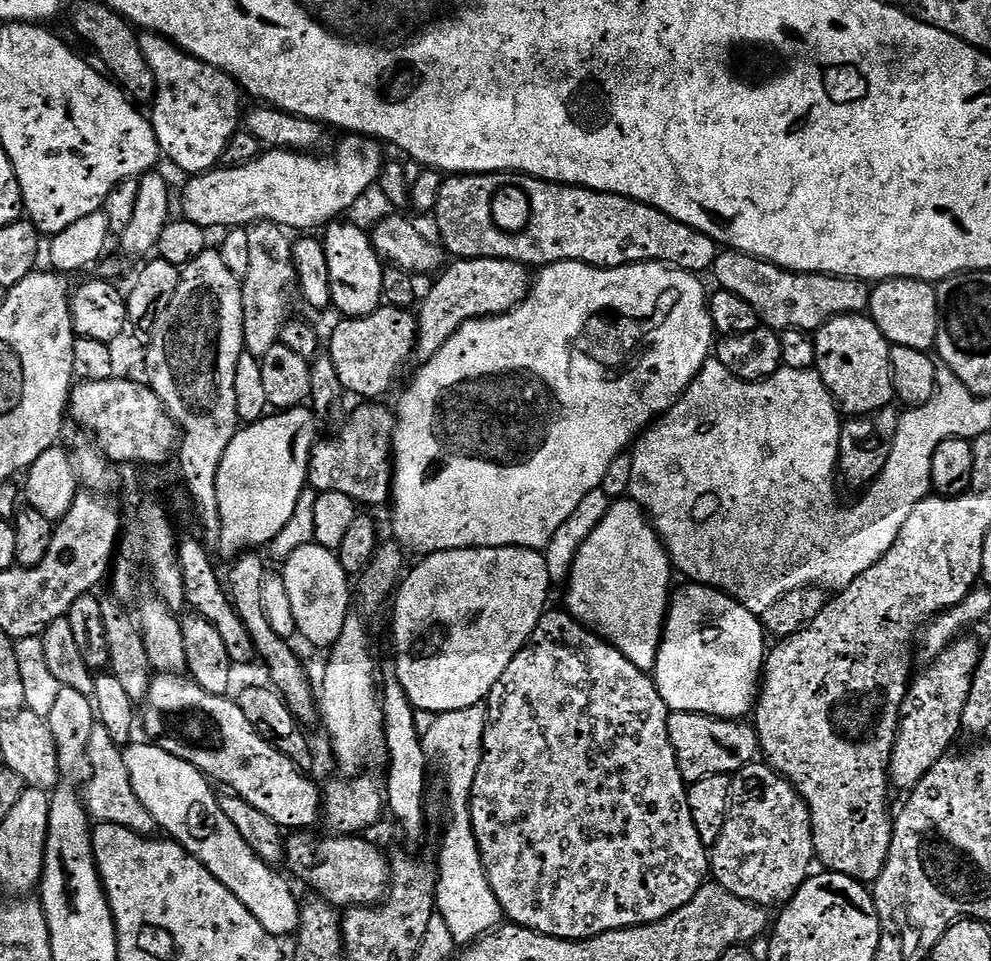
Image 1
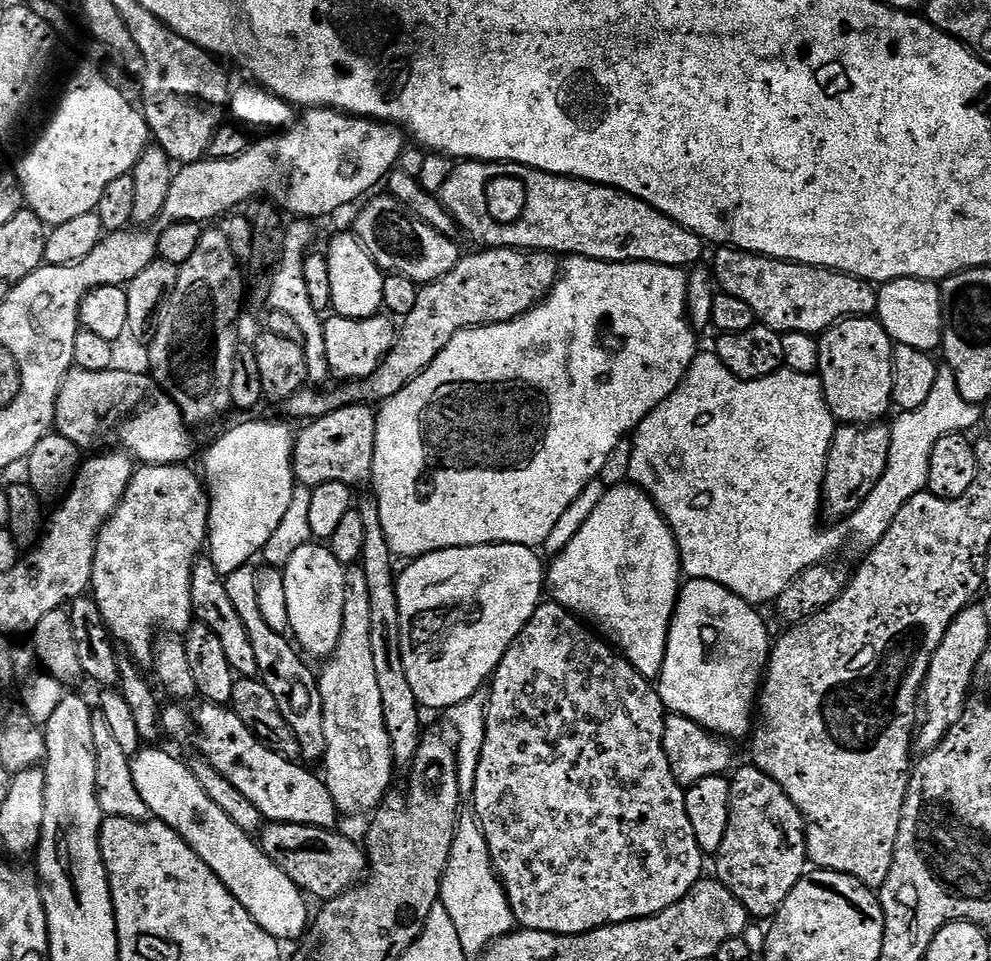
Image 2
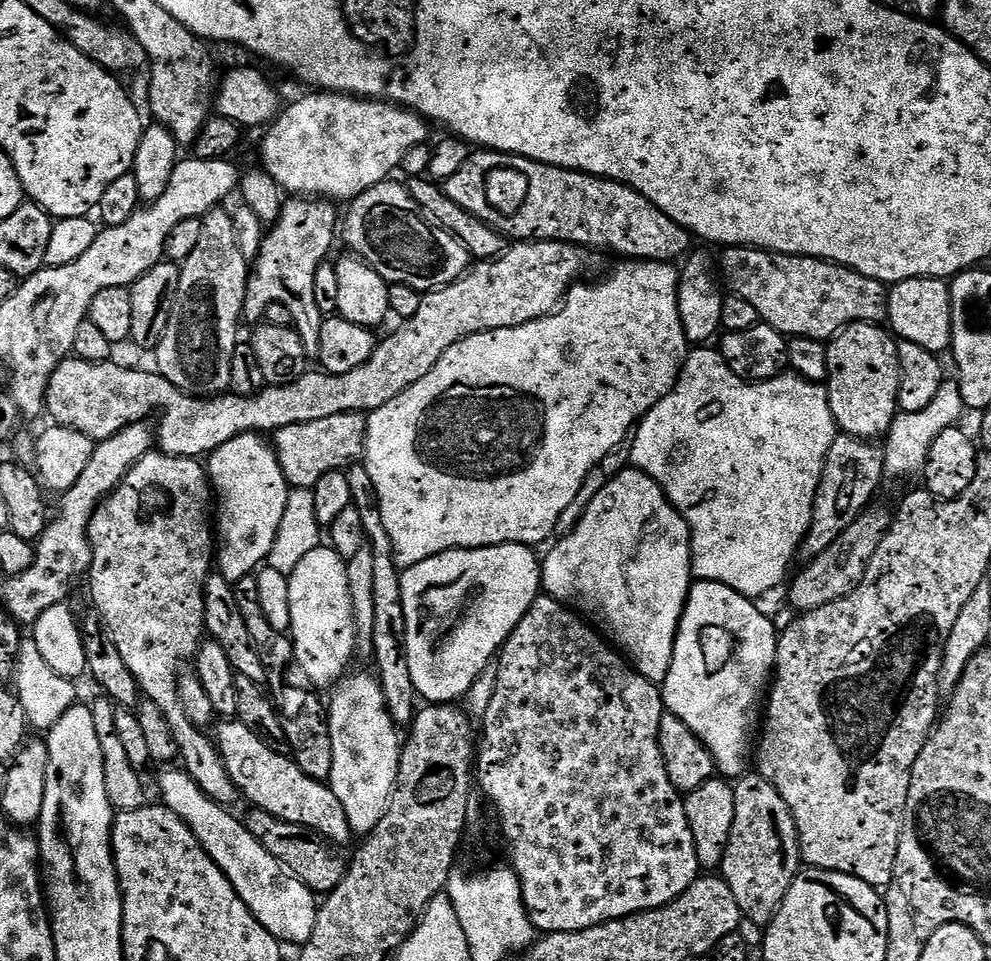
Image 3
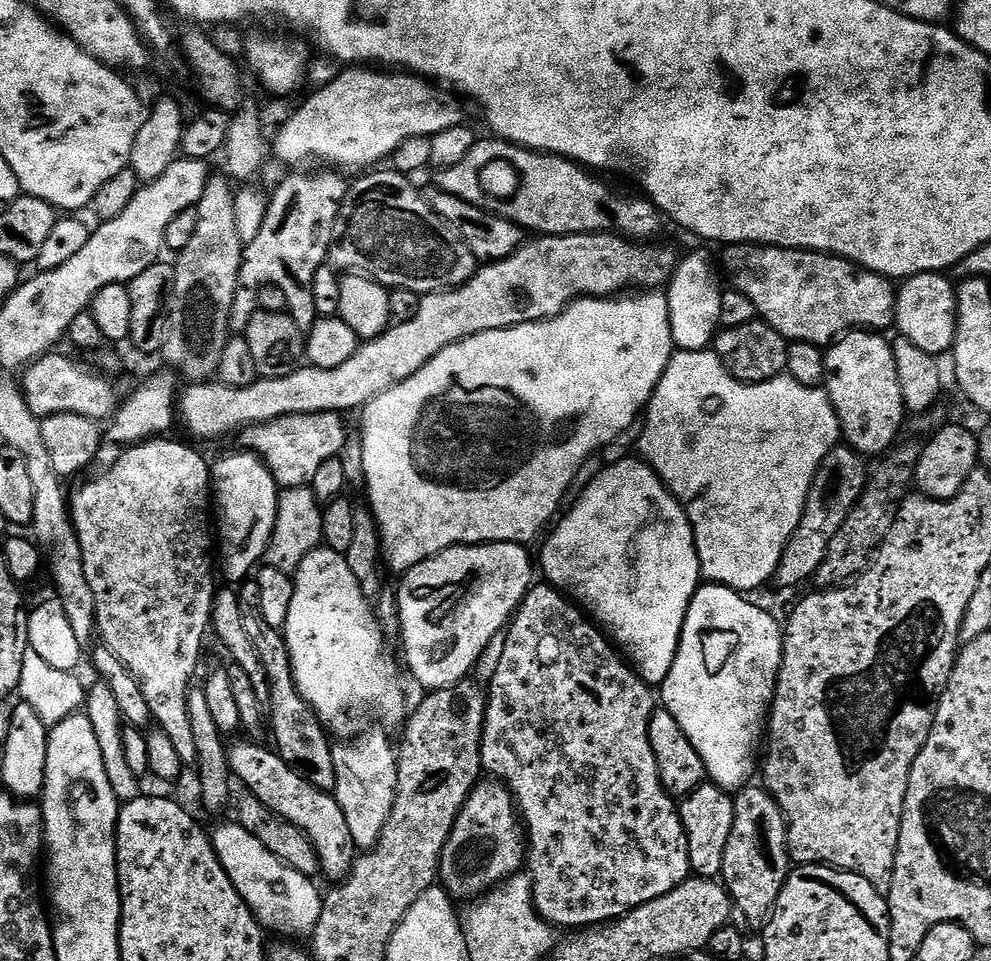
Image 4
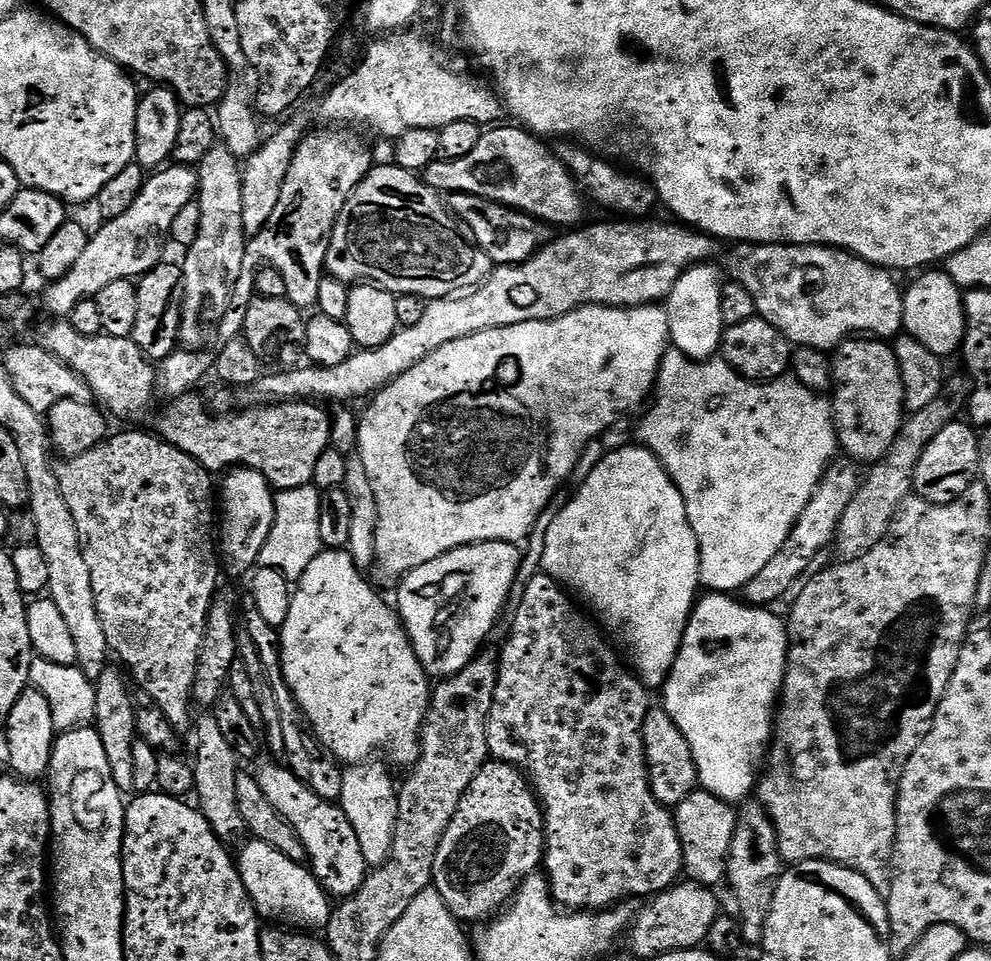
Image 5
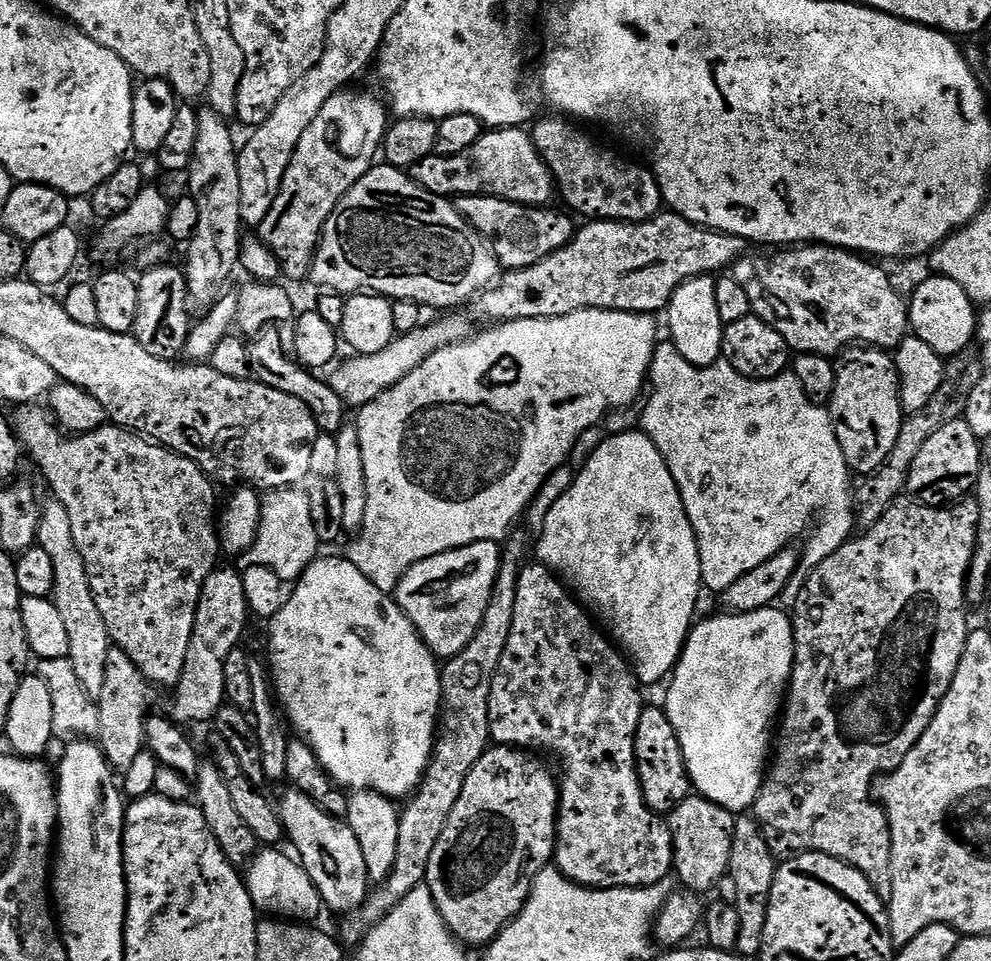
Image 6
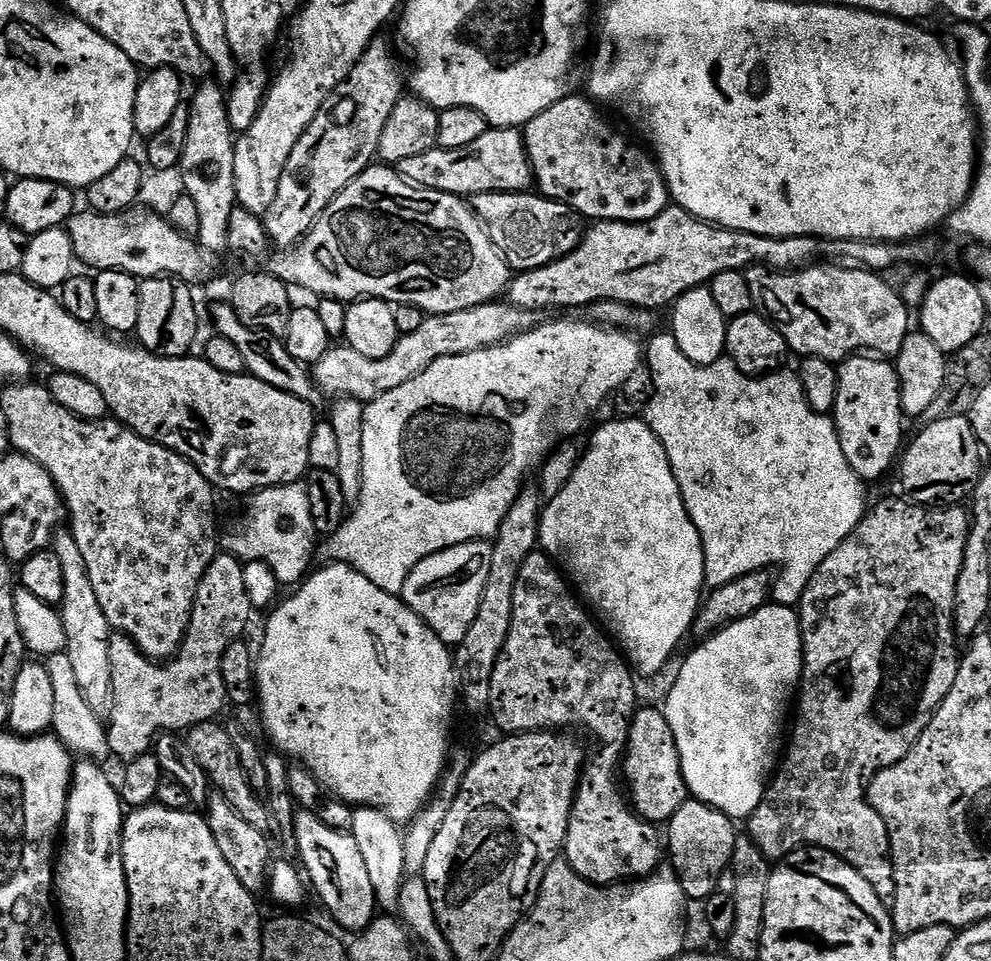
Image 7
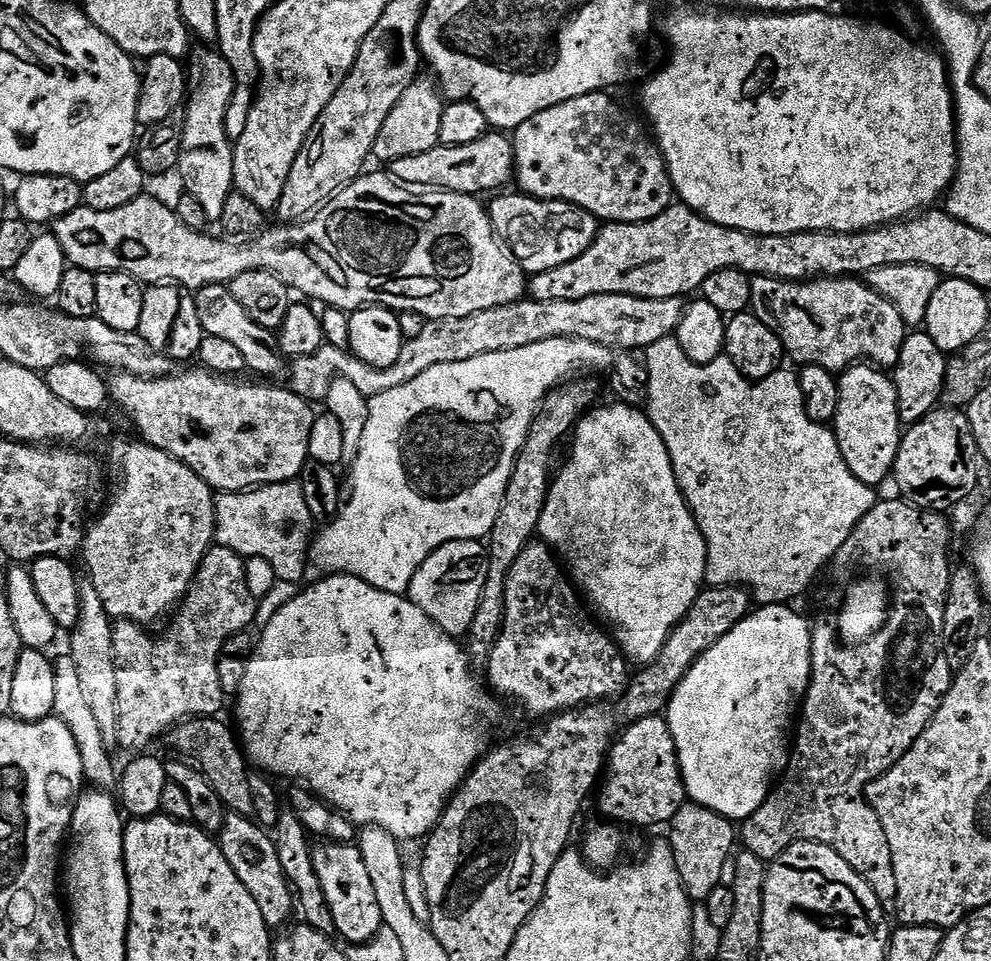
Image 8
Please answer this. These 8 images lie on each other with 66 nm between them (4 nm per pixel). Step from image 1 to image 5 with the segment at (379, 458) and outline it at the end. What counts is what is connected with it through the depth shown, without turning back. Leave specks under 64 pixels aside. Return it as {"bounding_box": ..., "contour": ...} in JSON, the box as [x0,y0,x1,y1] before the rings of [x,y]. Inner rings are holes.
{"bounding_box":[155,394,332,490],"contour":[[[187,394],[173,399],[167,405],[169,408],[161,410],[160,417],[156,420],[157,429],[155,428],[160,439],[190,454],[190,458],[200,463],[209,474],[224,474],[234,468],[252,468],[258,474],[262,474],[262,478],[266,478],[276,490],[297,488],[312,483],[314,466],[332,443],[332,419],[327,411],[323,412],[319,408],[319,403],[285,400],[244,406],[241,407],[241,412],[224,412],[221,416],[211,416],[204,409],[203,402],[194,395],[196,394]]]}

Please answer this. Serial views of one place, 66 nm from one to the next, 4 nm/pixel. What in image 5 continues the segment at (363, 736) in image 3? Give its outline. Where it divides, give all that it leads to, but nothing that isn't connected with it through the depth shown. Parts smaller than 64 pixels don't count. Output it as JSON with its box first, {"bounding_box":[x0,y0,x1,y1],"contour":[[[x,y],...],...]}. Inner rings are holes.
{"bounding_box":[340,762,398,866],"contour":[[[365,762],[349,767],[342,782],[340,809],[350,818],[354,834],[358,834],[358,846],[362,846],[362,858],[370,866],[385,864],[392,855],[394,830],[398,822],[398,788],[392,785],[392,776],[377,762]]]}

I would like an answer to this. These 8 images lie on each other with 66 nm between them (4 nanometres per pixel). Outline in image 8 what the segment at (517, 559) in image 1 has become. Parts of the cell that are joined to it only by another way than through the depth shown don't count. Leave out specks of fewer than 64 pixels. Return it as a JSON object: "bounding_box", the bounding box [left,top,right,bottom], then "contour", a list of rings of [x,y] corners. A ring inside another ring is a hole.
{"bounding_box":[407,541,488,638],"contour":[[[481,541],[450,542],[434,550],[434,554],[422,562],[418,574],[414,574],[407,595],[447,636],[464,638],[478,611],[478,601],[482,599],[482,586],[486,586],[487,573],[488,549]]]}

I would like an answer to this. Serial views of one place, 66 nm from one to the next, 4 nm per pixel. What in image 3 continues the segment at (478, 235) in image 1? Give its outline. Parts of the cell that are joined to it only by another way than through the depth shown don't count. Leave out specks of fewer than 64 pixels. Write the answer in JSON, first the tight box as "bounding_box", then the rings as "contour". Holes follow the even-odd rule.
{"bounding_box":[442,151,694,262],"contour":[[[473,151],[462,170],[458,170],[454,178],[443,181],[442,187],[454,203],[462,206],[462,210],[474,214],[512,242],[557,240],[563,244],[577,244],[578,247],[589,250],[601,248],[604,252],[617,252],[618,255],[624,256],[620,258],[631,258],[636,262],[676,262],[694,243],[688,229],[671,220],[666,213],[658,210],[658,206],[654,206],[654,202],[650,202],[633,188],[627,188],[625,184],[619,184],[616,180],[605,180],[603,176],[587,176],[585,172],[572,172],[569,168],[534,162],[530,158],[522,158],[509,152]],[[496,176],[517,176],[521,180],[524,193],[513,208],[498,204],[492,197],[492,183],[495,182]]]}

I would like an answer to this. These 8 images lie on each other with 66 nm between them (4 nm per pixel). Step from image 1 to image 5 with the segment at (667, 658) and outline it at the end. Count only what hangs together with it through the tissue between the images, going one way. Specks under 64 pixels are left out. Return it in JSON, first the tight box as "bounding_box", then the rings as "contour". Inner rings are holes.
{"bounding_box":[662,594,788,802],"contour":[[[708,594],[693,607],[692,617],[688,620],[688,629],[684,632],[684,641],[680,644],[680,653],[676,655],[676,661],[672,664],[667,680],[662,685],[664,700],[662,707],[668,711],[670,718],[682,730],[686,742],[690,742],[690,750],[694,754],[694,762],[698,766],[700,775],[699,787],[705,792],[712,792],[718,798],[729,802],[744,802],[753,795],[758,784],[758,777],[762,772],[762,765],[770,751],[772,737],[774,735],[774,713],[778,708],[780,693],[784,691],[784,675],[788,673],[788,629],[785,621],[775,616],[775,611],[764,606],[753,606],[747,602],[741,602],[728,594]]]}

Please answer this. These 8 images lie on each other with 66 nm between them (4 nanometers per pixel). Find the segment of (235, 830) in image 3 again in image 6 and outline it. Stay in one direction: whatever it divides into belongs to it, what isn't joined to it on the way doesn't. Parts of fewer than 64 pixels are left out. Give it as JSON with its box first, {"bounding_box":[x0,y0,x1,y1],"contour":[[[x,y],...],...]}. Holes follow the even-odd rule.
{"bounding_box":[246,846,322,922],"contour":[[[268,846],[256,853],[246,868],[246,883],[252,903],[265,917],[279,918],[285,922],[312,922],[322,912],[322,901],[310,874],[306,874],[299,859],[280,852],[279,847]]]}

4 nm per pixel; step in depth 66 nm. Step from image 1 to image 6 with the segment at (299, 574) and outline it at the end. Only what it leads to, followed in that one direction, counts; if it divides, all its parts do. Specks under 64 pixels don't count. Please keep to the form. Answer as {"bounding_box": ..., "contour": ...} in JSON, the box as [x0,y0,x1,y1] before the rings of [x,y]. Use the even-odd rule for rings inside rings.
{"bounding_box":[268,555,442,802],"contour":[[[321,555],[305,570],[293,588],[296,589],[293,592],[291,589],[282,610],[278,610],[278,614],[270,621],[272,637],[268,640],[268,648],[272,651],[270,680],[274,685],[274,695],[291,731],[299,739],[308,743],[310,750],[314,750],[318,762],[326,770],[326,774],[330,774],[332,781],[341,788],[377,792],[393,802],[411,797],[424,781],[424,772],[432,761],[432,747],[436,745],[436,729],[442,703],[442,686],[440,685],[442,668],[437,657],[432,655],[423,637],[416,631],[414,622],[402,611],[395,599],[389,593],[378,590],[378,586],[374,586],[374,582],[370,582],[370,578],[366,578],[366,574],[362,574],[362,570],[358,570],[358,566],[354,566],[354,562],[350,562],[343,555]]]}

